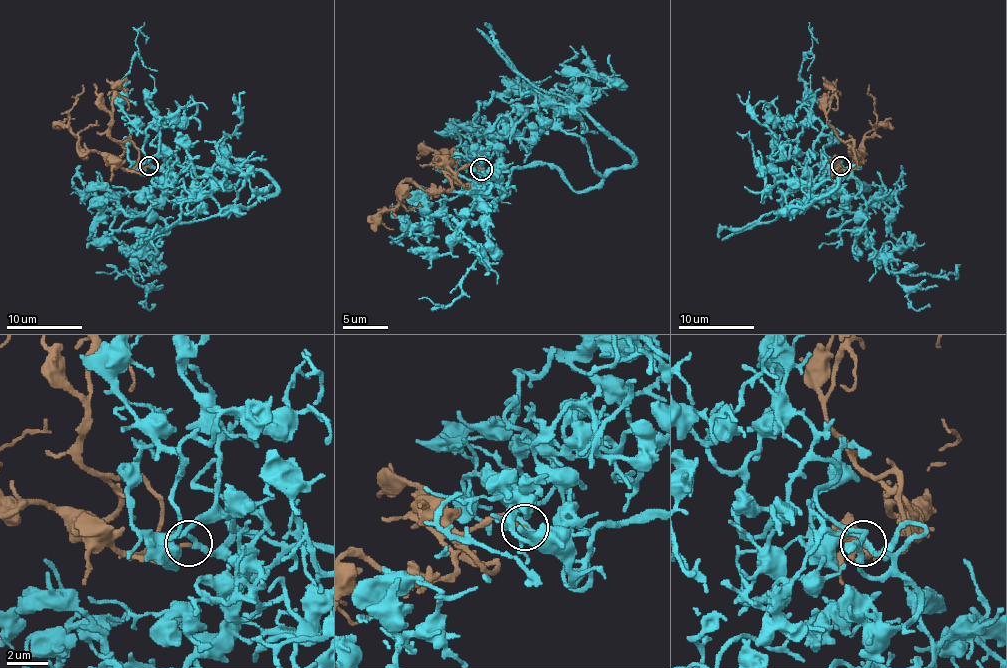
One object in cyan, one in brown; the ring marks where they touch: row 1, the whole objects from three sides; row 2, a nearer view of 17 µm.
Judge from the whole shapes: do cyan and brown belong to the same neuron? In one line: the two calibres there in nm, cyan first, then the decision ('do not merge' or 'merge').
calibres 190 and 170 nm; merge

